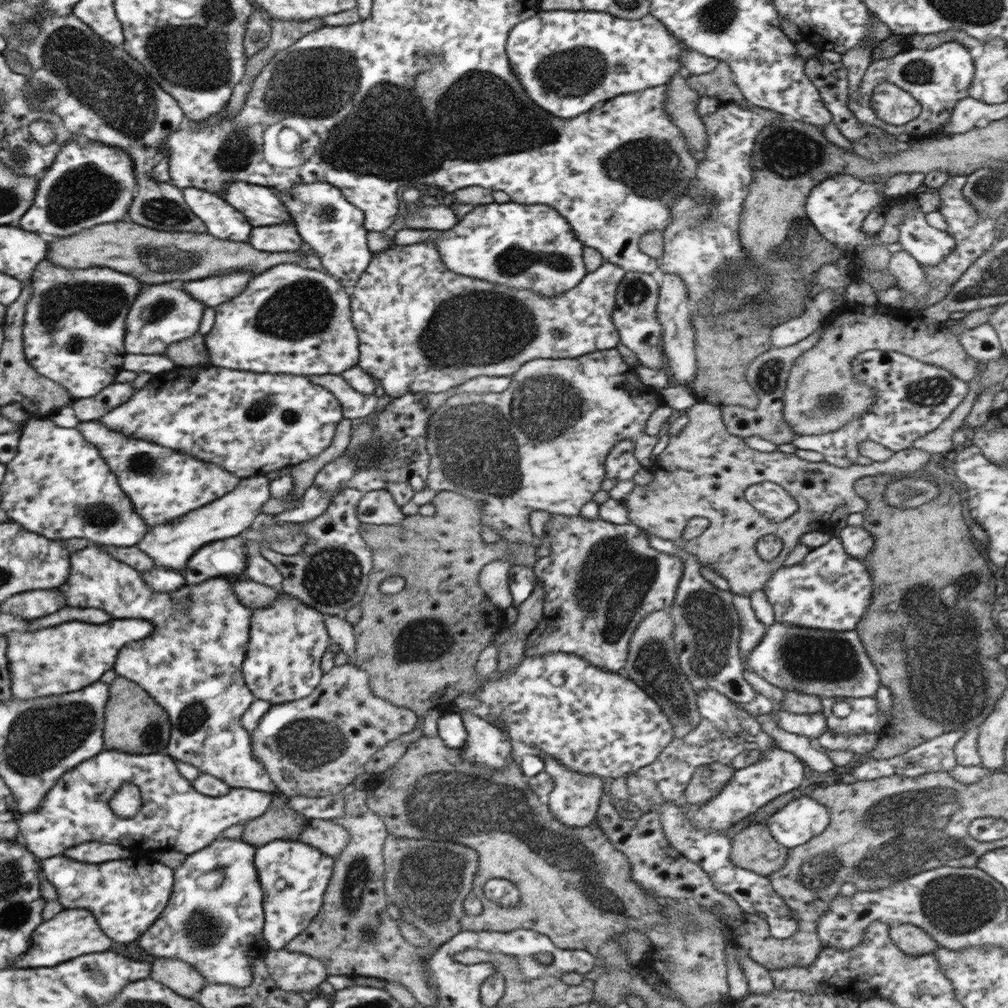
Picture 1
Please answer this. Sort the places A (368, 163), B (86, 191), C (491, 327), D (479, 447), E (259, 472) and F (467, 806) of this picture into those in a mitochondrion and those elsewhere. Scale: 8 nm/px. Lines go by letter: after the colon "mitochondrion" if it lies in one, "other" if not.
A: mitochondrion
B: mitochondrion
C: mitochondrion
D: mitochondrion
E: other
F: mitochondrion

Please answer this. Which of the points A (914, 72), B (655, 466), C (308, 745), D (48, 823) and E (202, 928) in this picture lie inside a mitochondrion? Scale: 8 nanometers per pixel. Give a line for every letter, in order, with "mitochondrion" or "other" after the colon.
A: mitochondrion
B: other
C: mitochondrion
D: other
E: mitochondrion

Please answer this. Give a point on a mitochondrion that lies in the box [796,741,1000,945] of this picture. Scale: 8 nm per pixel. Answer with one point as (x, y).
(954, 905)

